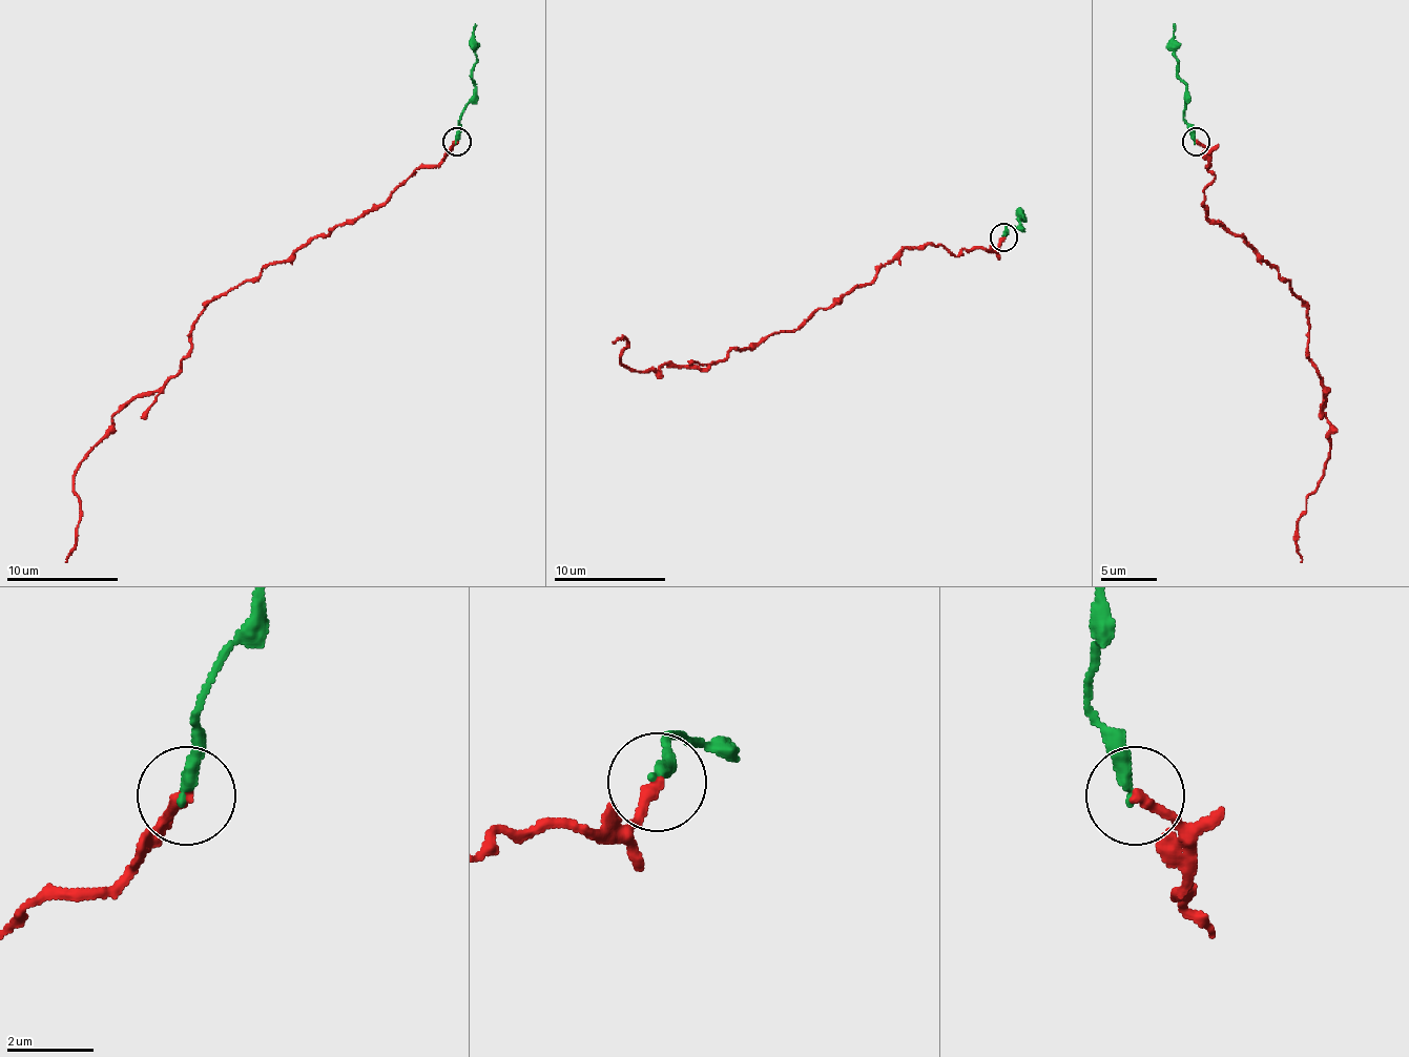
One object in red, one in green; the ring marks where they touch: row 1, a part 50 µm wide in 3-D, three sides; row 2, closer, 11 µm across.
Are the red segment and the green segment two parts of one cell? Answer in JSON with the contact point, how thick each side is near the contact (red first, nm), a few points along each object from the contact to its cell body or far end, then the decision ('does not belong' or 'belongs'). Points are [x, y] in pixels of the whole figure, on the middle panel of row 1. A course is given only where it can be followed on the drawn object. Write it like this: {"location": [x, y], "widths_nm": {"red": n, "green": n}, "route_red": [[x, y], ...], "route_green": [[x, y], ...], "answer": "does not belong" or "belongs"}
{"location": [1003, 236], "widths_nm": {"red": 260, "green": 320}, "route_red": [[1002, 237], [955, 254], [908, 246], [796, 330], [701, 369], [634, 372], [620, 360], [625, 338], [612, 340]], "route_green": [[1002, 234], [1006, 226], [1022, 226], [1019, 218], [1022, 215]], "answer": "does not belong"}

